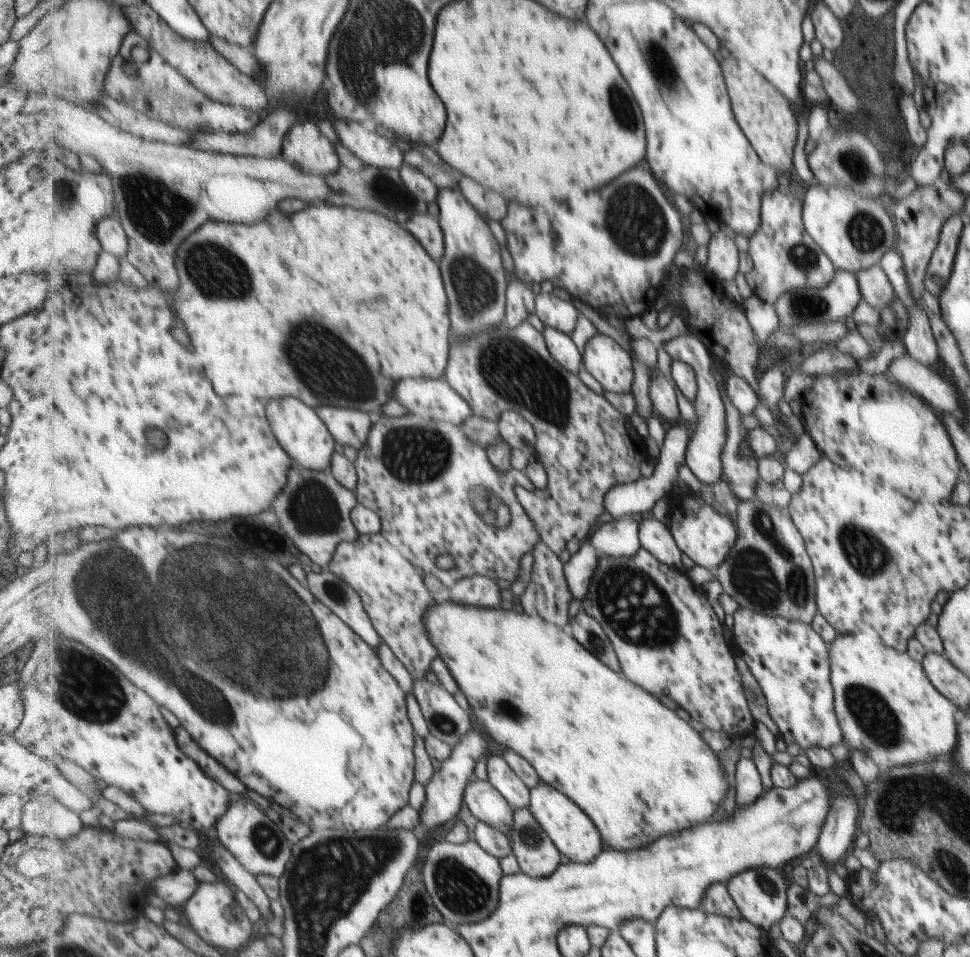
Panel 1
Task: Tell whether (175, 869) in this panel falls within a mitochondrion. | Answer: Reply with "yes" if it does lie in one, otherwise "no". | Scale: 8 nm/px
no

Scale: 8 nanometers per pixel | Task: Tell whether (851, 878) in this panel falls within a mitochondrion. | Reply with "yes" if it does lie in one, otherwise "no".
no

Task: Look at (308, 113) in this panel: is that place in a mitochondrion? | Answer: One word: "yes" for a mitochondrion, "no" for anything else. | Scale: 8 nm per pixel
no

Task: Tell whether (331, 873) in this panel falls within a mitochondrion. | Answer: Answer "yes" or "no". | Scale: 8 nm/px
yes

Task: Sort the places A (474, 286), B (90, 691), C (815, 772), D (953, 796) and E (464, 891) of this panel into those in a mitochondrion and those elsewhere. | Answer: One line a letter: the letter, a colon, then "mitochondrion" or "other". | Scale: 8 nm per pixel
A: mitochondrion
B: mitochondrion
C: other
D: mitochondrion
E: mitochondrion

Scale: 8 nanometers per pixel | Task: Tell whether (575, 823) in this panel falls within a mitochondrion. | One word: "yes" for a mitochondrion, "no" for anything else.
no

